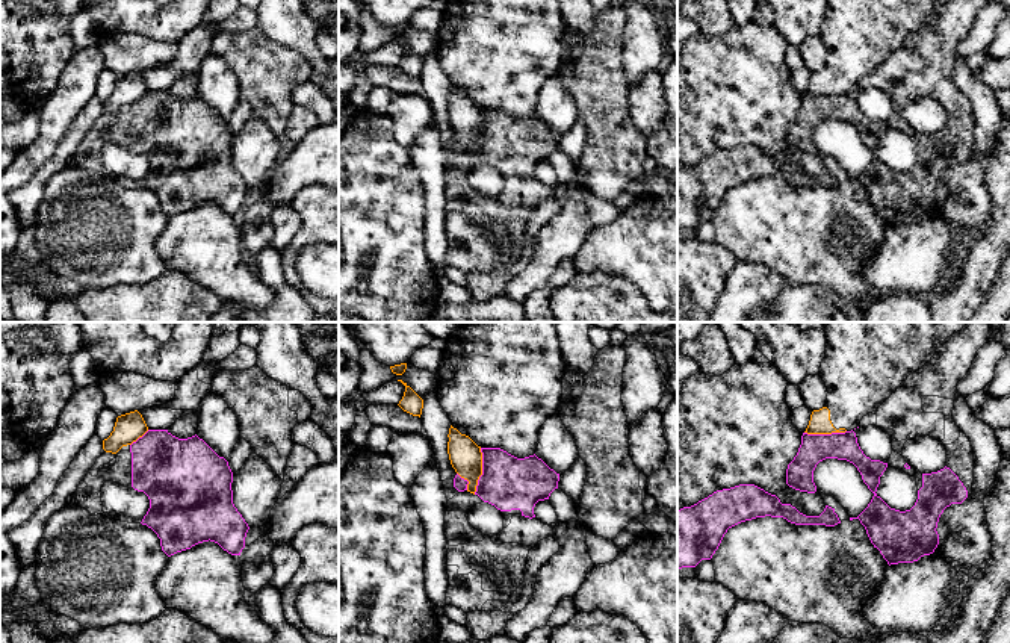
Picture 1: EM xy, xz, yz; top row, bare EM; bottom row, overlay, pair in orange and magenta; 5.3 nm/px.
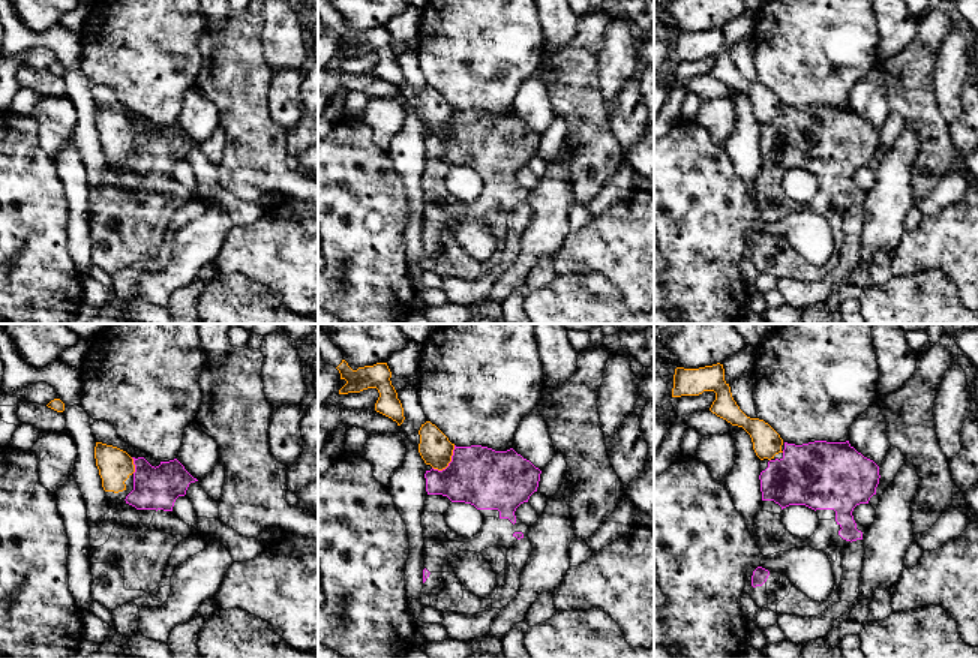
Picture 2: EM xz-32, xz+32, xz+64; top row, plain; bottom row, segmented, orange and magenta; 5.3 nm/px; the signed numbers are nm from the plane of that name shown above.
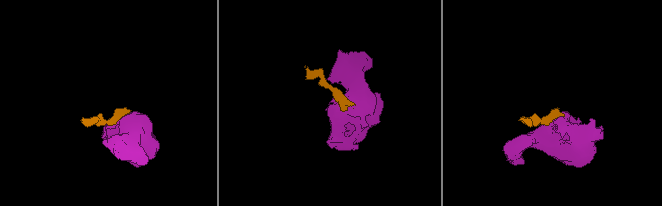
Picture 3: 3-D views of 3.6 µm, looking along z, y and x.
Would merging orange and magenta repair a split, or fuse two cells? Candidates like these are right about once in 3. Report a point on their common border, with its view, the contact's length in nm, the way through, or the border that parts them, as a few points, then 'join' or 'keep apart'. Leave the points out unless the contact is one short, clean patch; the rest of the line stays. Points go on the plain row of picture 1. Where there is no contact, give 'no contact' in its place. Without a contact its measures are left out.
meets orange in xz at (481, 132); contact 260 nm long; border along xz (481, 109), (481, 136), (474, 155); keep apart

